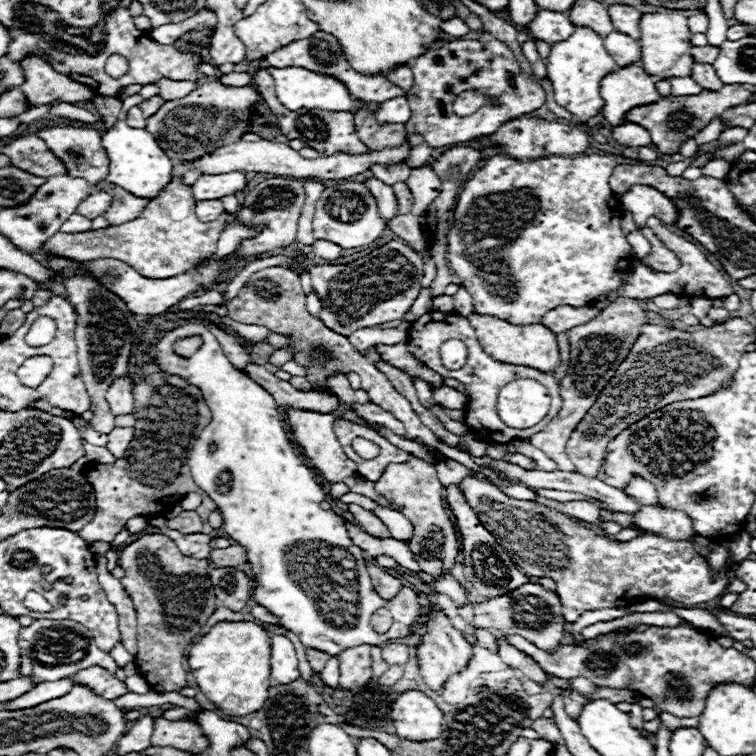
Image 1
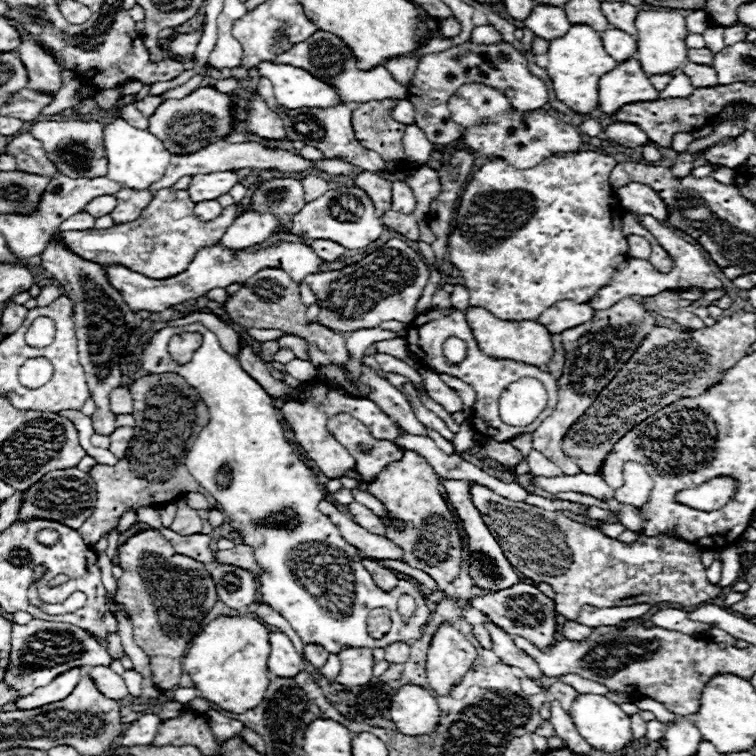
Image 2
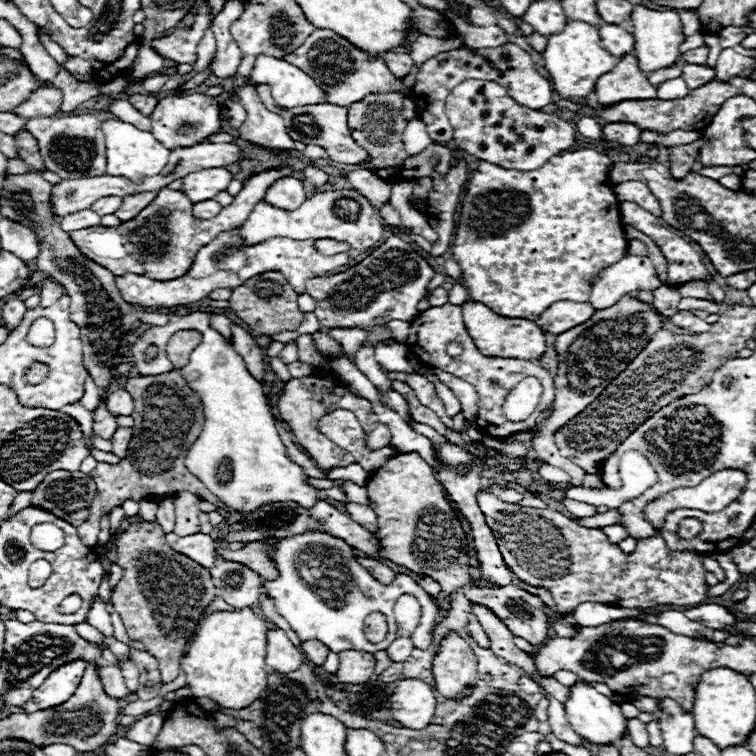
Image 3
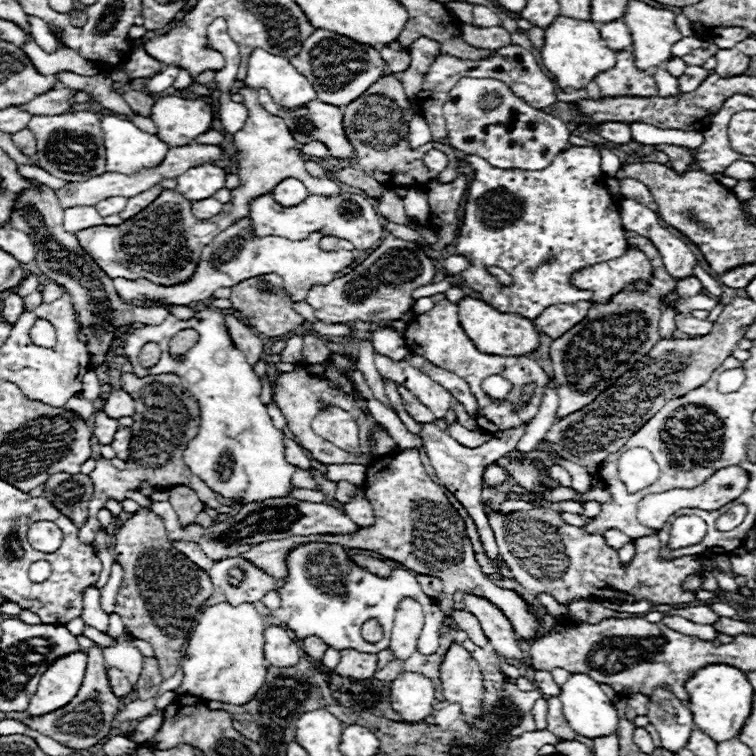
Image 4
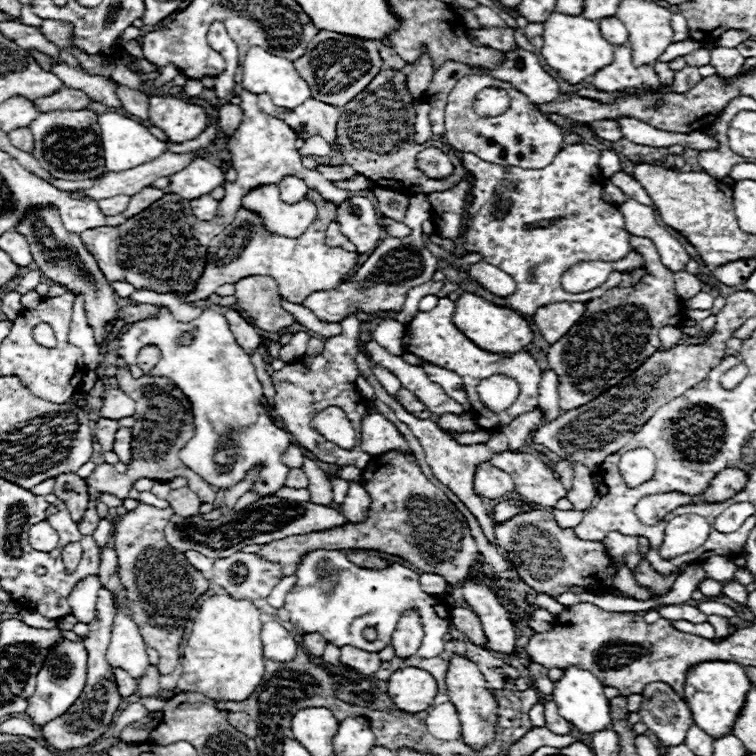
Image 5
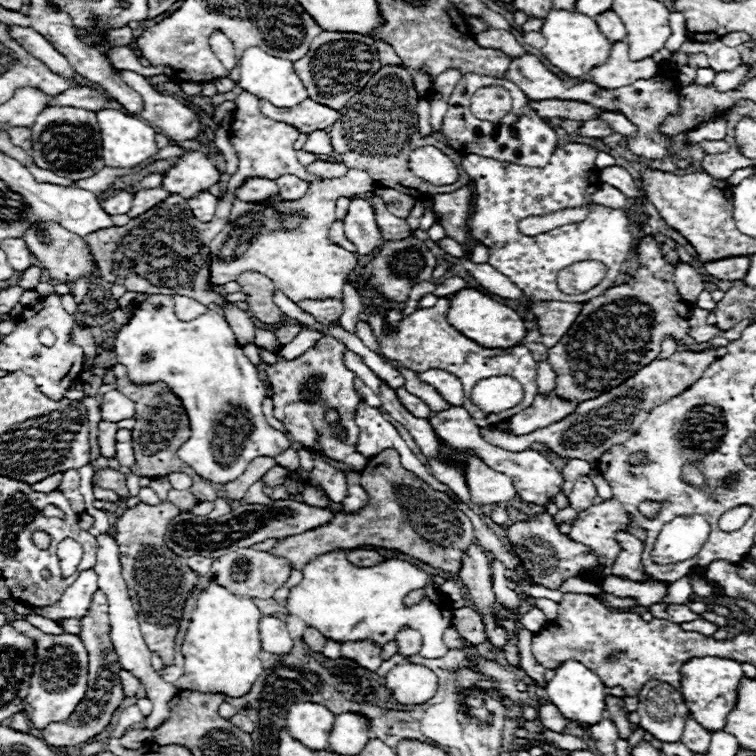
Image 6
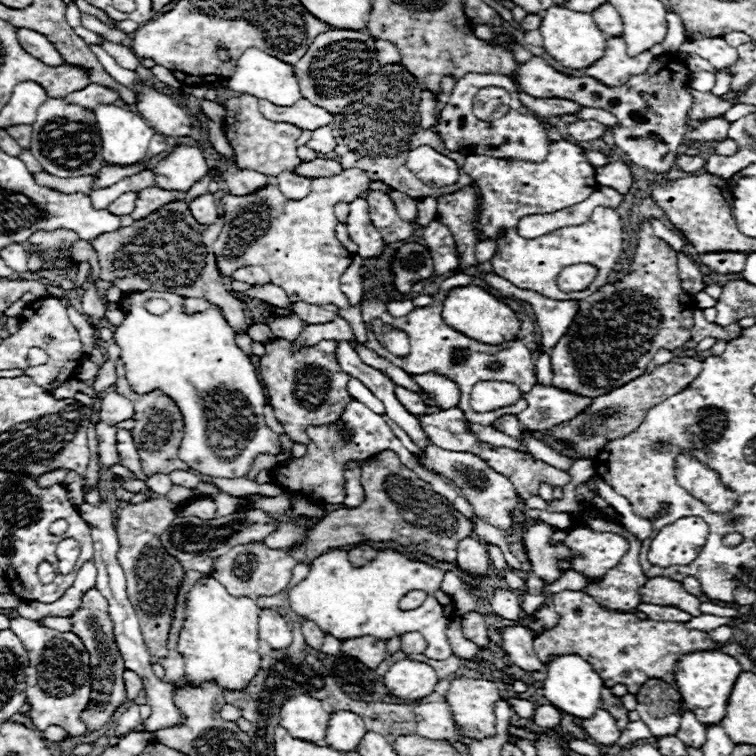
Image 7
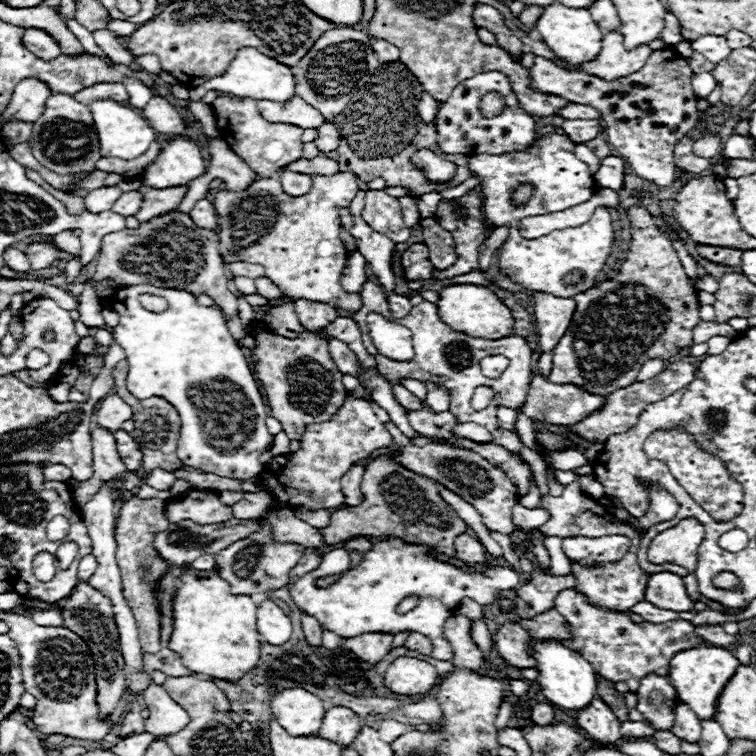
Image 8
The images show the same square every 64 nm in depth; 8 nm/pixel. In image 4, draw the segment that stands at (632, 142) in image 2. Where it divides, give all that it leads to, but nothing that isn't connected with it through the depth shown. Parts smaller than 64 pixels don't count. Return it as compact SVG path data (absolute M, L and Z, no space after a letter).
M602 122L596 126L598 128L598 134L608 140L608 142L614 142L614 144L626 144L630 142L630 128L628 124L624 122Z

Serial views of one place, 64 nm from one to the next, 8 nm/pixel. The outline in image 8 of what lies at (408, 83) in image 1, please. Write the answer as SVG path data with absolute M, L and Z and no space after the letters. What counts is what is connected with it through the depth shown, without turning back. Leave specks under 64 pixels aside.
M374 40L374 44L370 42L370 46L374 48L374 52L376 52L376 56L378 56L380 62L396 62L398 56L400 56L398 48L392 46L392 44L388 44L388 42L384 42L384 40Z

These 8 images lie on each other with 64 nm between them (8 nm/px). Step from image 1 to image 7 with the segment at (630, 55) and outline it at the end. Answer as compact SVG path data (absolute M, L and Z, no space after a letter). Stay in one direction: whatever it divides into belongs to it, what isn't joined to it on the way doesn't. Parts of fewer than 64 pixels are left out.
M604 2L600 8L592 12L592 18L596 20L596 26L606 34L606 36L620 36L622 34L622 20L616 8L610 2Z

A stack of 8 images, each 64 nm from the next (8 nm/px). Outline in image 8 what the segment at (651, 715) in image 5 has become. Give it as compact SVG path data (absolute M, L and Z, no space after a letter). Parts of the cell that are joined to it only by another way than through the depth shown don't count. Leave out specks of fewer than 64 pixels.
M650 672L640 680L640 688L636 690L636 694L638 694L636 710L652 724L652 728L670 730L674 722L672 708L678 700L678 694L670 680L666 676Z

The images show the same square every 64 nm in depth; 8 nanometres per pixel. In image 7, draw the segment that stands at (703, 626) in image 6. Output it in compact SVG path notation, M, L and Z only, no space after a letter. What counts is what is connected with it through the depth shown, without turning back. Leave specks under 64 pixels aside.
M700 614L700 616L694 616L690 622L686 622L688 628L696 628L696 630L702 630L702 632L710 632L722 624L730 624L735 620L735 617L720 617L714 616L714 614Z

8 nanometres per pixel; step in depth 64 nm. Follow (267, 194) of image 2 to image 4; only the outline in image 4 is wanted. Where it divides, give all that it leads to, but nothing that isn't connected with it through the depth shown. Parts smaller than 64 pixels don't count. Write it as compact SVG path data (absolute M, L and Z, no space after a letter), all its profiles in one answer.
M286 178L274 188L274 198L282 206L296 206L308 196L306 186L298 178Z

